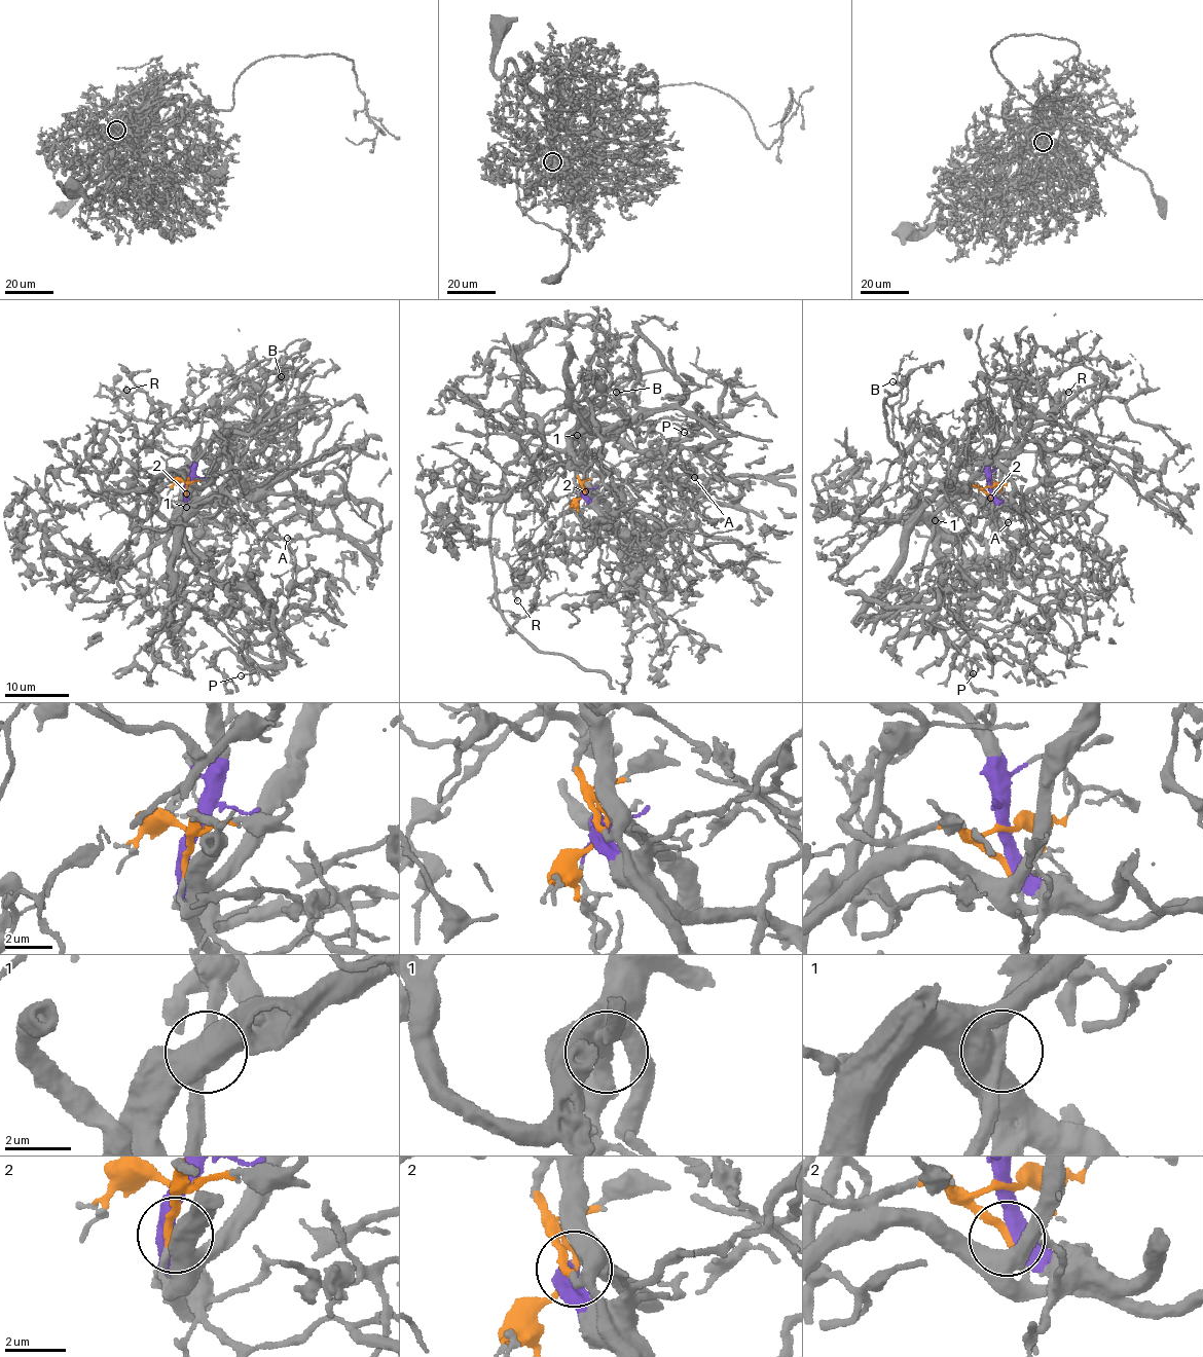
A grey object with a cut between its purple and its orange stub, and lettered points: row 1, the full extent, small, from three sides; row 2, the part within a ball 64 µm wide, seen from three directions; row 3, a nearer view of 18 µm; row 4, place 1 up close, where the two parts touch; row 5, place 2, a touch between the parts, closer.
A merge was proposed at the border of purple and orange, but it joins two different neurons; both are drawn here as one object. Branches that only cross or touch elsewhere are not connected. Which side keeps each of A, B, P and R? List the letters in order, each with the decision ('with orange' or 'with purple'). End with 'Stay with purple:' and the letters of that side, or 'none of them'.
A: with orange
B: with orange
P: with purple
R: with orange
Stay with purple: P

